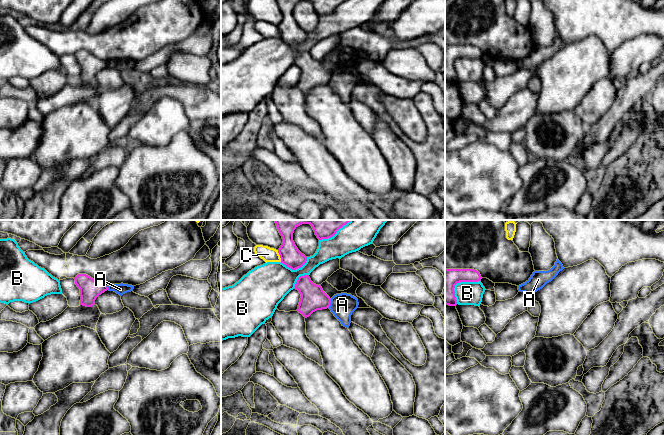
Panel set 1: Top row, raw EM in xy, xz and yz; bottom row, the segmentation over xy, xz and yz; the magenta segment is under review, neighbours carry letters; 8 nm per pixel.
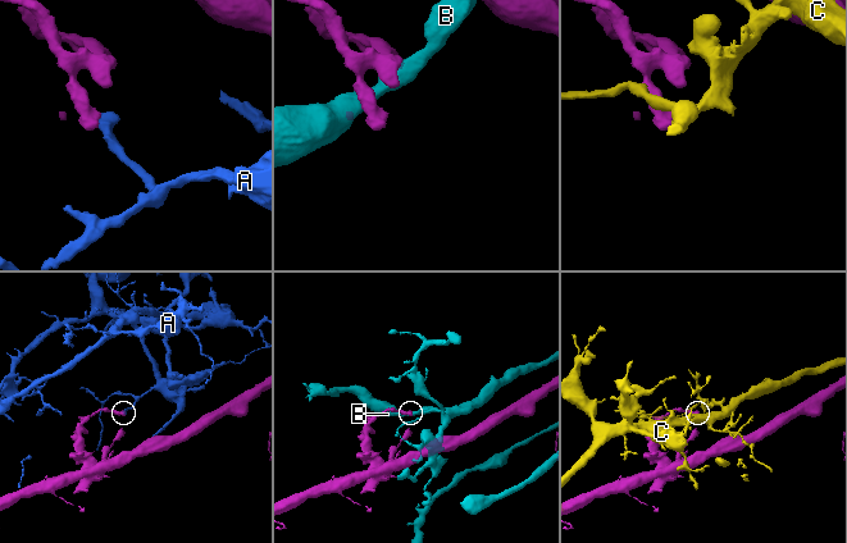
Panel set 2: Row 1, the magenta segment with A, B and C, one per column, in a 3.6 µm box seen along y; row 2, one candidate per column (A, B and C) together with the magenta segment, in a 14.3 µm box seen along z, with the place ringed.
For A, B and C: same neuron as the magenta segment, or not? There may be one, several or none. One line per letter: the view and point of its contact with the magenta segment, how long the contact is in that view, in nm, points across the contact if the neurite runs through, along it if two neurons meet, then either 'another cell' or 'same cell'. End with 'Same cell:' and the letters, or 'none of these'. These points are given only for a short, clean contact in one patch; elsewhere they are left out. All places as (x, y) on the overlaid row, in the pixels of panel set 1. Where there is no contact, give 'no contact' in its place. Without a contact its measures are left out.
A: xz (330, 302) | 80 nm | along xz (331, 299), (328, 307) | another cell
B: yz (458, 282) | 280 nm | another cell
C: xz (280, 256) | 100 nm | another cell
Same cell: none of these

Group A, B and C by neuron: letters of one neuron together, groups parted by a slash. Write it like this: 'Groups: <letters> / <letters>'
Groups: A / B / C

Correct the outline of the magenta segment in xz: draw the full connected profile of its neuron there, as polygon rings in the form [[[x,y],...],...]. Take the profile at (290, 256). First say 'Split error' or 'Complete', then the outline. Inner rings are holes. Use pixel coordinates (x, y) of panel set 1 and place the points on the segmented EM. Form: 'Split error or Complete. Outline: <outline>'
Complete. Outline: [[[275,220],[277,229],[282,236],[283,243],[278,249],[281,263],[296,270],[307,261],[293,241],[294,230],[302,224],[310,224],[319,240],[333,237],[336,232],[350,220]]]

